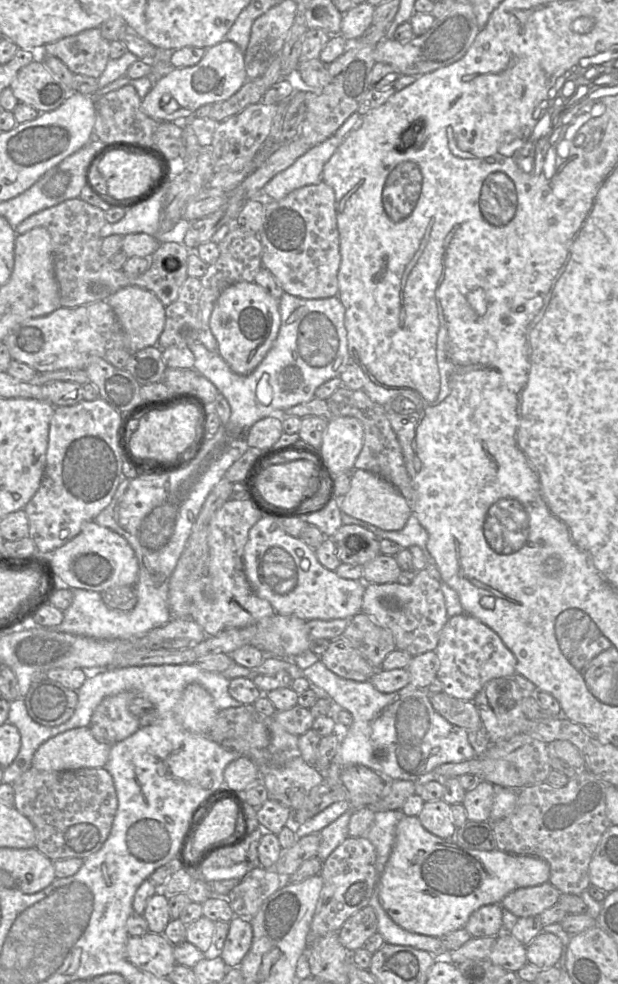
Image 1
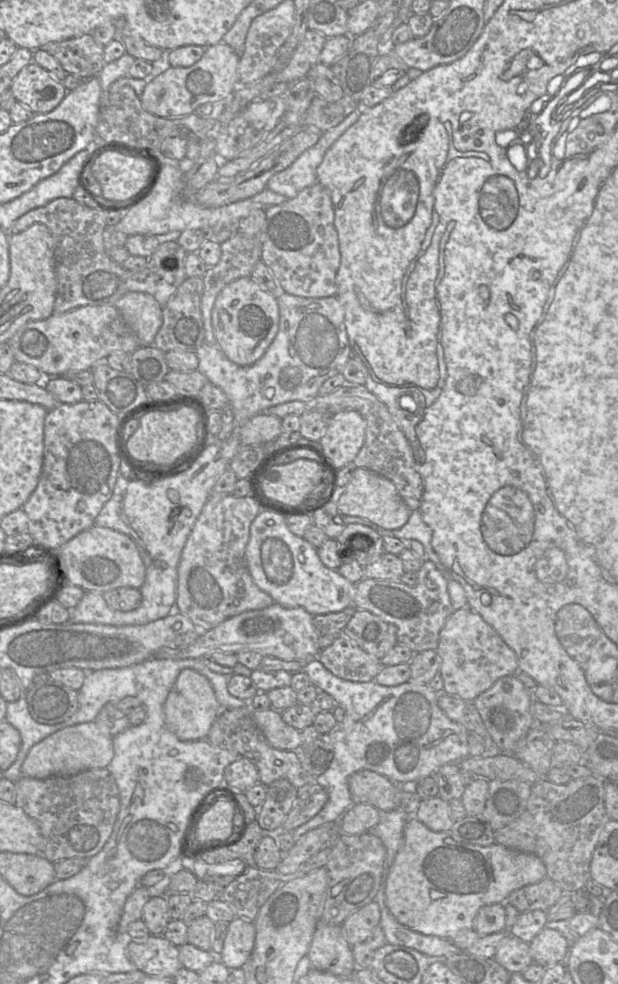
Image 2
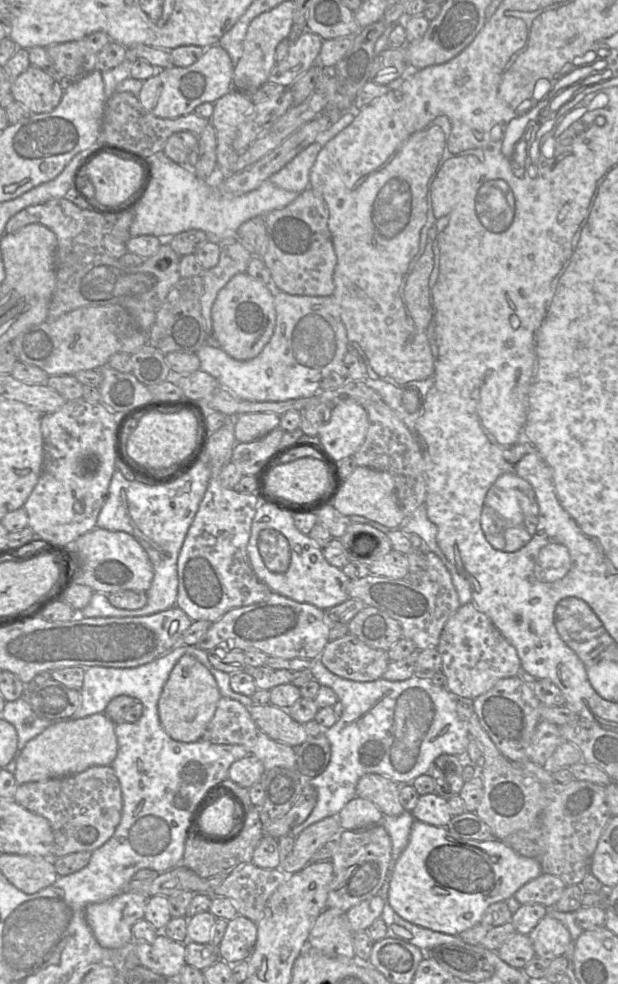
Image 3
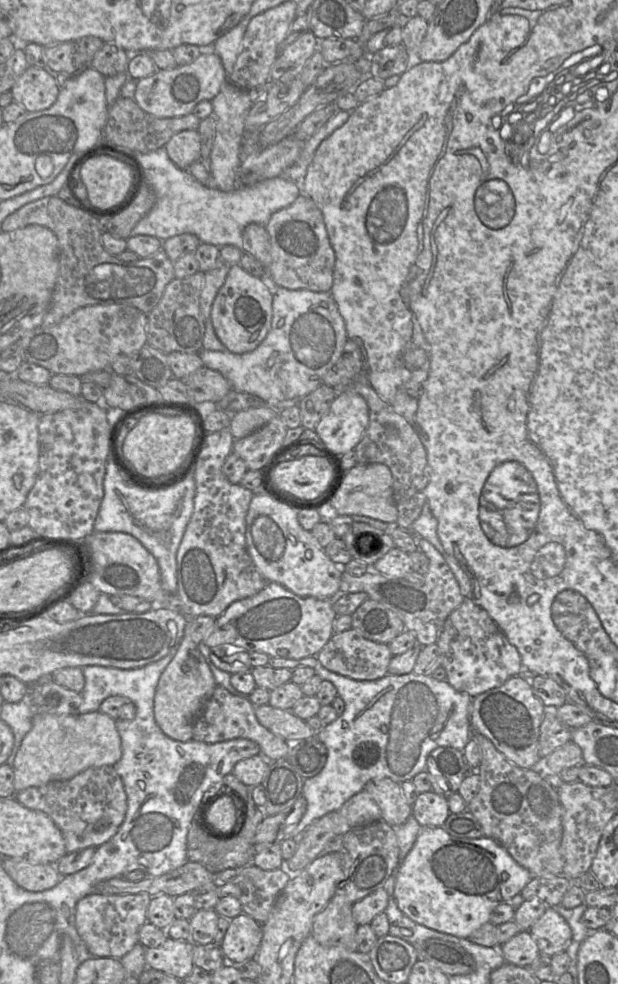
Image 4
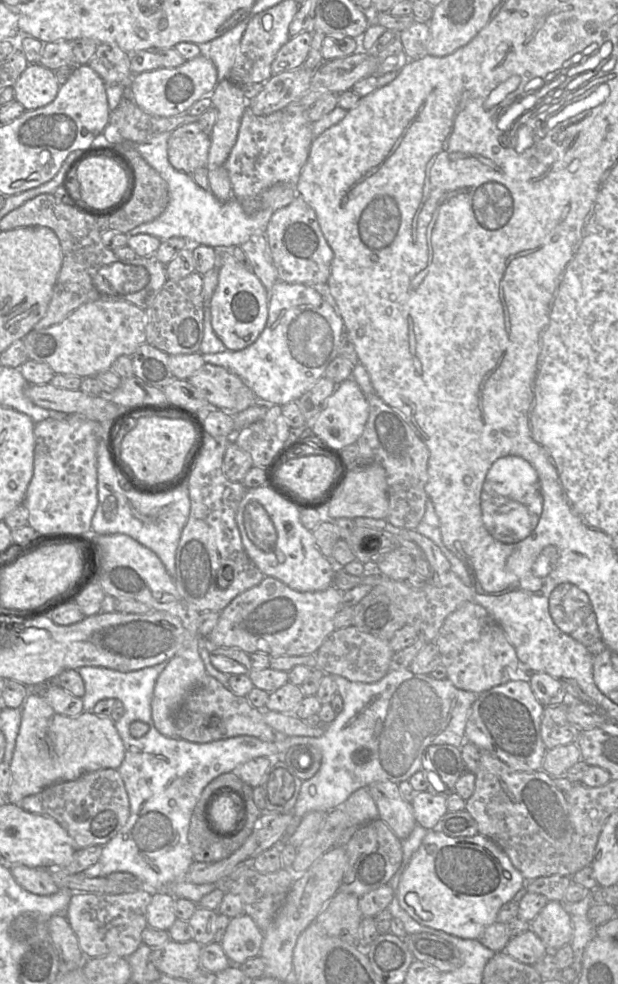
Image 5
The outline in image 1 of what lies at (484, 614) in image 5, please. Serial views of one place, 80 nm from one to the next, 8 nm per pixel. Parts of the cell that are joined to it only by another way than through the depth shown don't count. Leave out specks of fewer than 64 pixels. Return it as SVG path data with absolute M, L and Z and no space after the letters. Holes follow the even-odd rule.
M467 613L448 618L435 652L440 661L437 677L443 684L443 691L461 700L473 701L488 681L516 674L516 658L498 634Z

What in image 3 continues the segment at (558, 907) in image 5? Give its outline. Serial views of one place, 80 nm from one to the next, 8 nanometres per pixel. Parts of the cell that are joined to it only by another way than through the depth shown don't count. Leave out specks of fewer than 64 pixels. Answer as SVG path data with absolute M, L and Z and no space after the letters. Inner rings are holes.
M548 913L529 933L536 956L553 960L563 956L571 943L571 935L567 927Z

